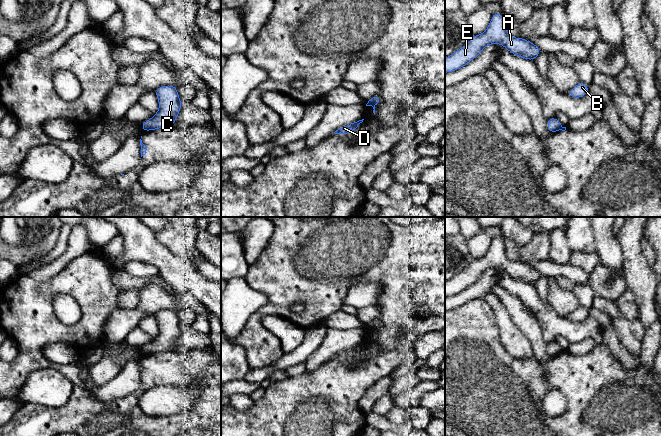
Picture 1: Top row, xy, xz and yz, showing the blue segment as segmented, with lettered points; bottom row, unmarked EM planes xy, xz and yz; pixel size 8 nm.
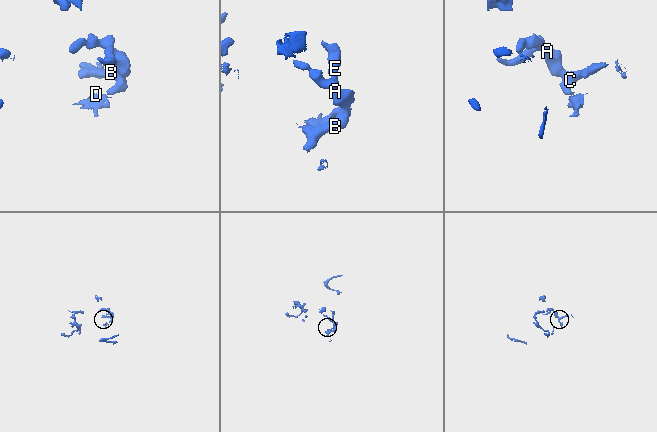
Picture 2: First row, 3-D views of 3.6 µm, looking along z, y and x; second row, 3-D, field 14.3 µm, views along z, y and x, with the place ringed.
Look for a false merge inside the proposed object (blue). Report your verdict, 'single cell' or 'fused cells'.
fused cells

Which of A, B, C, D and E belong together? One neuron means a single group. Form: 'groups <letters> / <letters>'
groups A B C E / D

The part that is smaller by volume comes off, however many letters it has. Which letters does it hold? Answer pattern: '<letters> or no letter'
D

